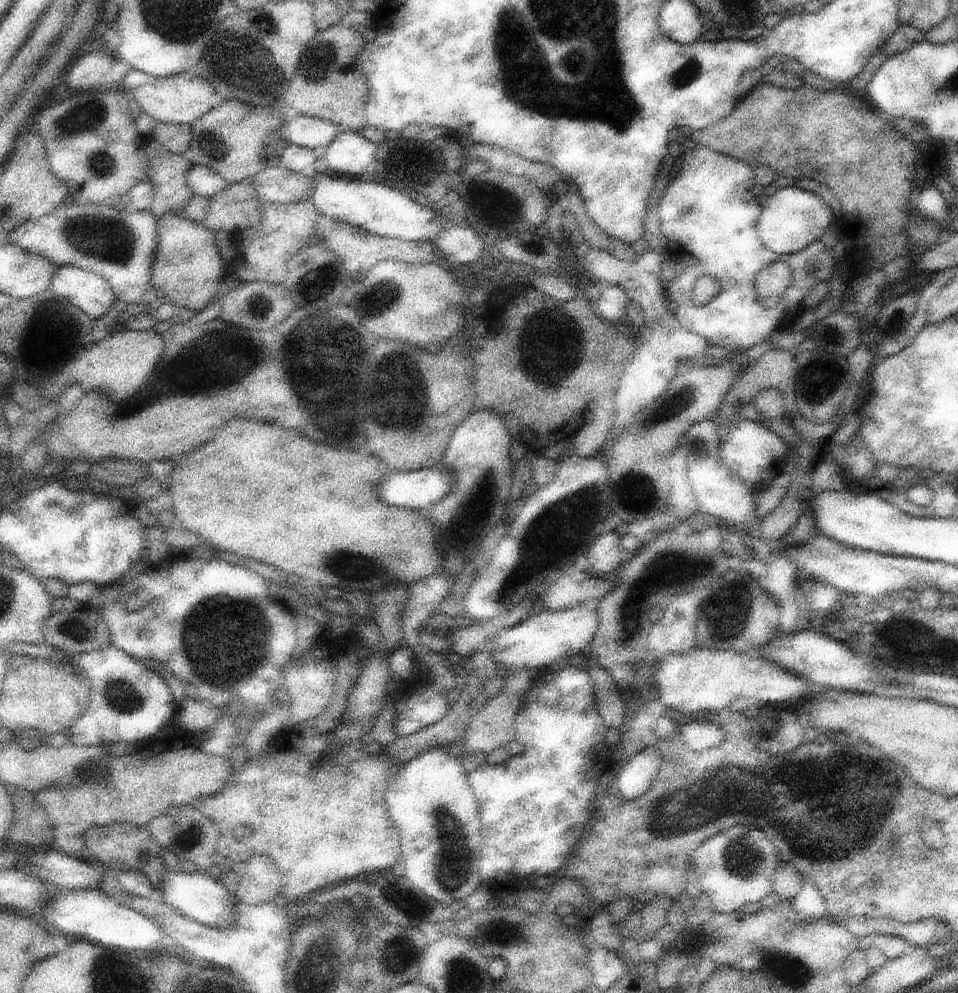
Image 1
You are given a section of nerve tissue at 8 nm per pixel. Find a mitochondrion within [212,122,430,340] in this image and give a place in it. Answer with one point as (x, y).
(382, 294)

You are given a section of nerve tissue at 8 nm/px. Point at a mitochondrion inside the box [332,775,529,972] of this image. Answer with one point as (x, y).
(454, 866)

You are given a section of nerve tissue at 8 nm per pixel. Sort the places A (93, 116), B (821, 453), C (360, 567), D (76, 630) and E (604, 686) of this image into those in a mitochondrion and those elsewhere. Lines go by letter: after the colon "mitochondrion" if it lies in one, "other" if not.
A: mitochondrion
B: other
C: mitochondrion
D: mitochondrion
E: other

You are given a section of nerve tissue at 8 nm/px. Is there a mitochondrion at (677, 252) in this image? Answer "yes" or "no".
no

